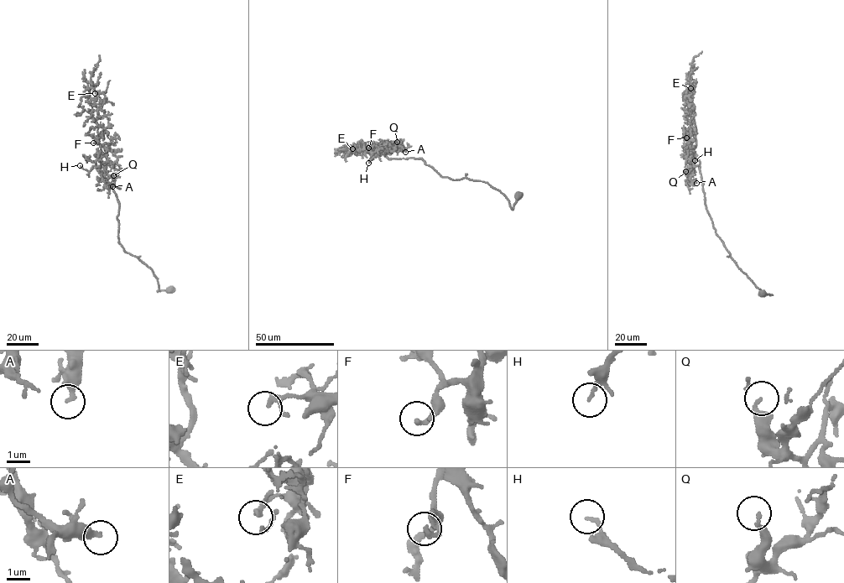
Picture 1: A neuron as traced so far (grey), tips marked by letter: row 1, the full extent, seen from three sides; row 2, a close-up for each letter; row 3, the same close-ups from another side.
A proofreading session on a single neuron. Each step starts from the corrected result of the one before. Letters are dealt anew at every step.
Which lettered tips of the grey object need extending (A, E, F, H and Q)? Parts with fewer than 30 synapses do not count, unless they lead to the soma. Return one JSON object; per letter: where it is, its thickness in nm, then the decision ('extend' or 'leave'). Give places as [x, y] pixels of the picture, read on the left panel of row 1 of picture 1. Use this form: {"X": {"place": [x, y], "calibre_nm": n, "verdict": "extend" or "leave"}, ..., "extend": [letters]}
{"A": {"place": [112, 186], "calibre_nm": 360, "verdict": "leave"}, "E": {"place": [95, 93], "calibre_nm": 200, "verdict": "leave"}, "F": {"place": [93, 143], "calibre_nm": 190, "verdict": "extend"}, "H": {"place": [80, 165], "calibre_nm": 140, "verdict": "leave"}, "Q": {"place": [113, 175], "calibre_nm": 240, "verdict": "leave"}, "extend": ["F"]}

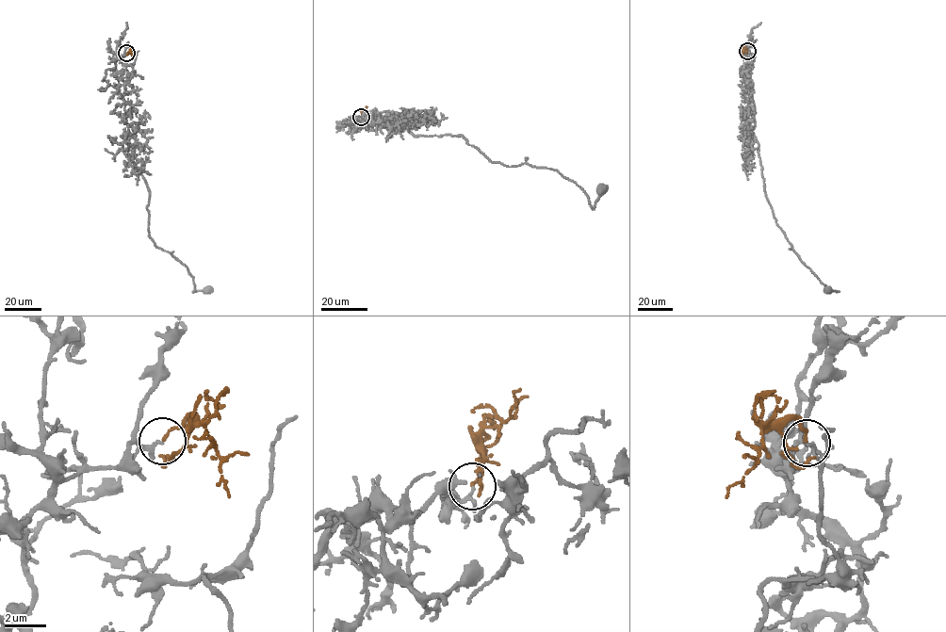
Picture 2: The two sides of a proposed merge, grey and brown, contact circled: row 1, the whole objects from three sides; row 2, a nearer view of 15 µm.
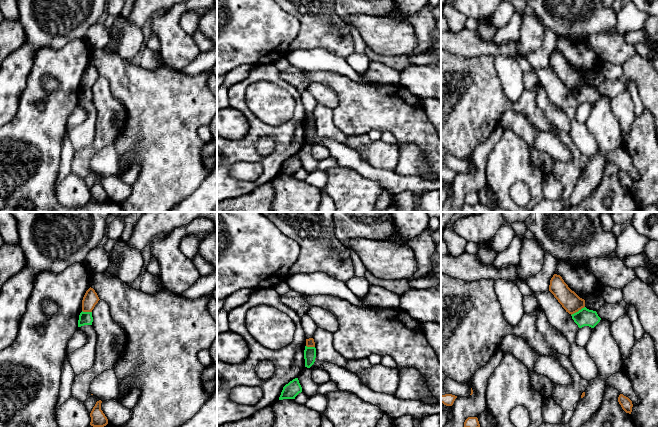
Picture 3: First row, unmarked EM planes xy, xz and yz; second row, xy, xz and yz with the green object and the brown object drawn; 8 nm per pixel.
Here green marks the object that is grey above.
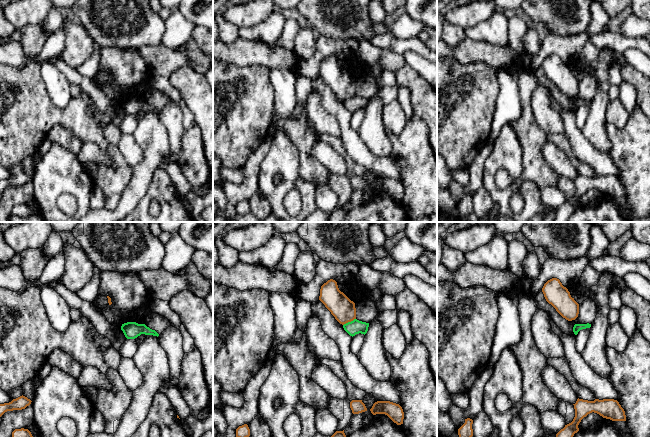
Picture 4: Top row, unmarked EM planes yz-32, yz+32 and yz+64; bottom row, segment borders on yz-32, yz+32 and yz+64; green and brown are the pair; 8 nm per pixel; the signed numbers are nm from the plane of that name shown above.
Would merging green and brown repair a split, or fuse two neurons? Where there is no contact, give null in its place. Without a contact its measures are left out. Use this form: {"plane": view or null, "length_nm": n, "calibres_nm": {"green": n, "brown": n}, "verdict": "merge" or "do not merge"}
{"plane": "yz", "length_nm": 130, "calibres_nm": {"green": 140, "brown": 160}, "verdict": "do not merge"}

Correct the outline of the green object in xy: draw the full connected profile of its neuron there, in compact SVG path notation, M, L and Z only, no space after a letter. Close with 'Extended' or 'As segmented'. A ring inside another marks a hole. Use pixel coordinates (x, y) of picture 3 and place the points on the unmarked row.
M81 88L79 91L78 96L78 103L84 102L84 101L92 101L93 93L92 88Z. As segmented

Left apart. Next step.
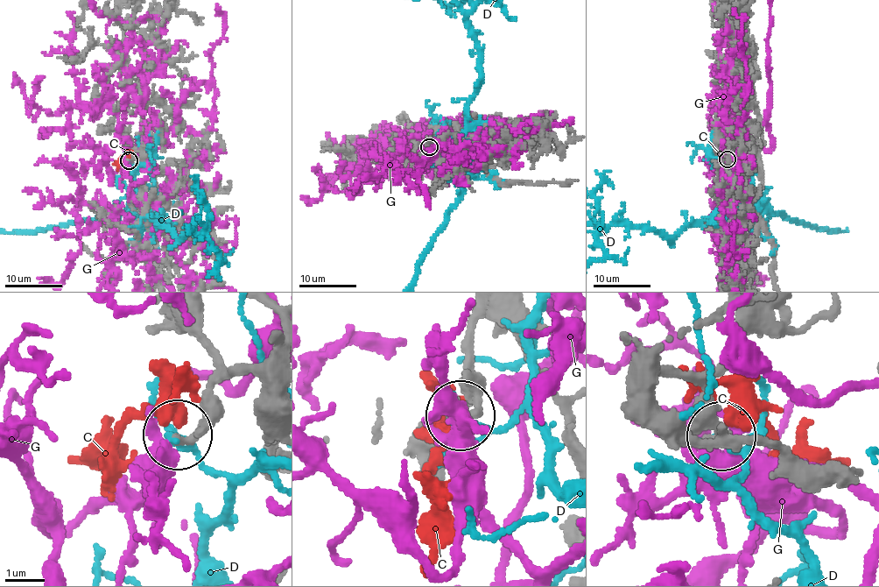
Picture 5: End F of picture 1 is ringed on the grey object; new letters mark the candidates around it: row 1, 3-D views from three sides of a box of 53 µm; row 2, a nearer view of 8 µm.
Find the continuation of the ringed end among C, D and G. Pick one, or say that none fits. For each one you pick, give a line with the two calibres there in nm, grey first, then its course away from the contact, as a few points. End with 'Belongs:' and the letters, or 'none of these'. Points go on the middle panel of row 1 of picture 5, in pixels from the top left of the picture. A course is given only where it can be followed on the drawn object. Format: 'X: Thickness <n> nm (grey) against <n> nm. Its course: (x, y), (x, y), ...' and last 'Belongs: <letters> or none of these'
Belongs: none of these

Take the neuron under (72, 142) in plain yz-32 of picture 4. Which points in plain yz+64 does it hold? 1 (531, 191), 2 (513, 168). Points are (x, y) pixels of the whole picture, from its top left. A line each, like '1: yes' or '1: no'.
1: no
2: no

